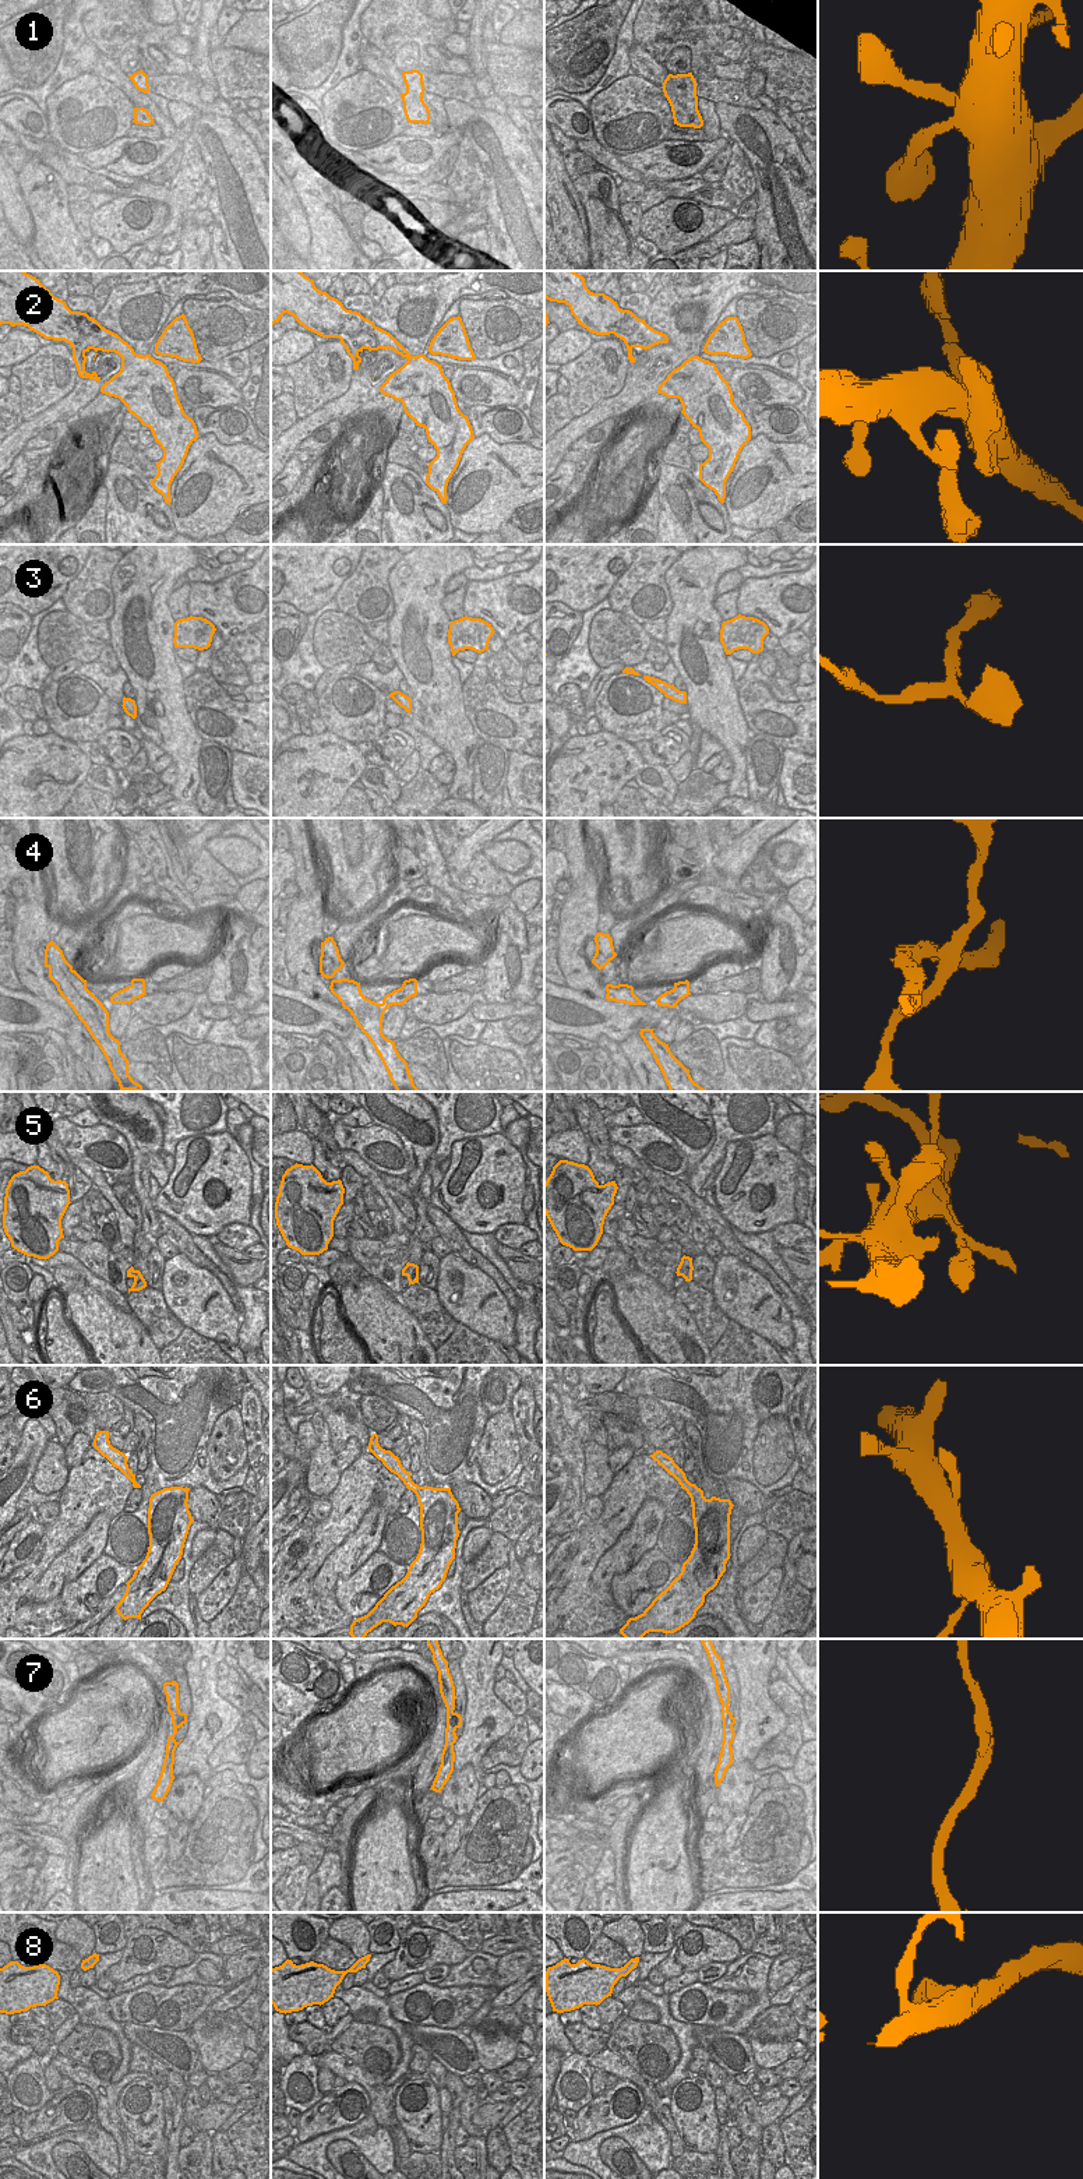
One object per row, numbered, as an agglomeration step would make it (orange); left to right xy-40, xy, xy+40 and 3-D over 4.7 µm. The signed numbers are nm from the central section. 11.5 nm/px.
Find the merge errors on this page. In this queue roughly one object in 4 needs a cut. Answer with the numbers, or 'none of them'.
4

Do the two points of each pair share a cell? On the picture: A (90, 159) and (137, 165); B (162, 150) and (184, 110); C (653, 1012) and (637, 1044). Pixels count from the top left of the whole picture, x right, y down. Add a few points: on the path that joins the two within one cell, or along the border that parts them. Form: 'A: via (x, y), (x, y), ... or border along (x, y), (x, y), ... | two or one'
A: via (101, 159), (108, 159), (112, 164), (126, 164) | one
B: border along (194, 120), (186, 120), (177, 129) | two
C: border along (638, 1032), (618, 1043) | two

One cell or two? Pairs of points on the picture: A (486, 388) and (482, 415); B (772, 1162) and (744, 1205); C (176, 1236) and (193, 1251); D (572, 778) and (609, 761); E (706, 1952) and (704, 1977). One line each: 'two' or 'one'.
A: two
B: one
C: one
D: one
E: two

